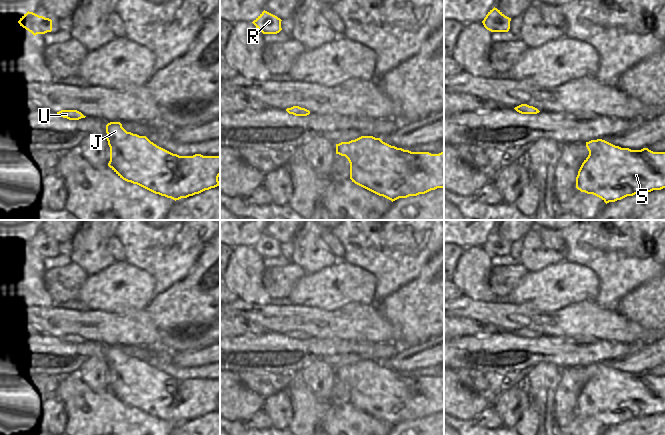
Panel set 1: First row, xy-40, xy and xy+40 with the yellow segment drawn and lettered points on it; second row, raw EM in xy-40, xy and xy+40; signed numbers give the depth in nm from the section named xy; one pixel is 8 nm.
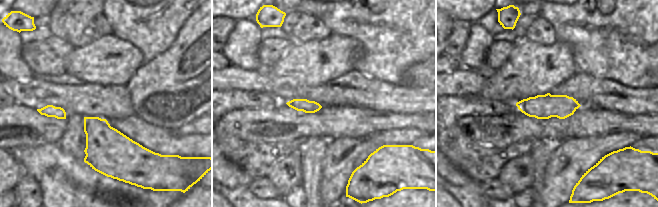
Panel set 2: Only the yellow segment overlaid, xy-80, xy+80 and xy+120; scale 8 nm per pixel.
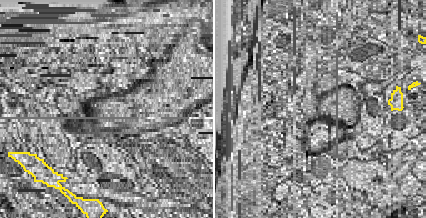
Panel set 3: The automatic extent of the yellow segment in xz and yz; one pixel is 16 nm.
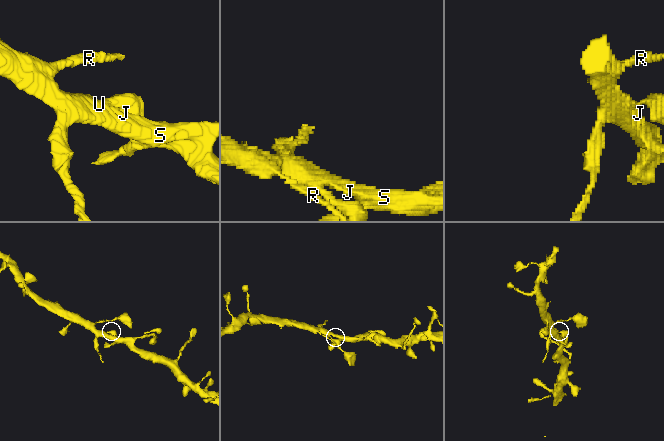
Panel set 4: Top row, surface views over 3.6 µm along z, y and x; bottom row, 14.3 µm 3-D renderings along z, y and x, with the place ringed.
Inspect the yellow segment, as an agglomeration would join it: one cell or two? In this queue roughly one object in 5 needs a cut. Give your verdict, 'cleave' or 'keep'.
keep

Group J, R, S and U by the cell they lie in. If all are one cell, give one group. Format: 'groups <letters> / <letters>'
groups J R S U

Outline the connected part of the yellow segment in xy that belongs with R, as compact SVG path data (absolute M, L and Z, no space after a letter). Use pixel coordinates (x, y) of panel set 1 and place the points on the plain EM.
M264 234L252 247L263 258L277 258L282 254L281 245L277 240Z

